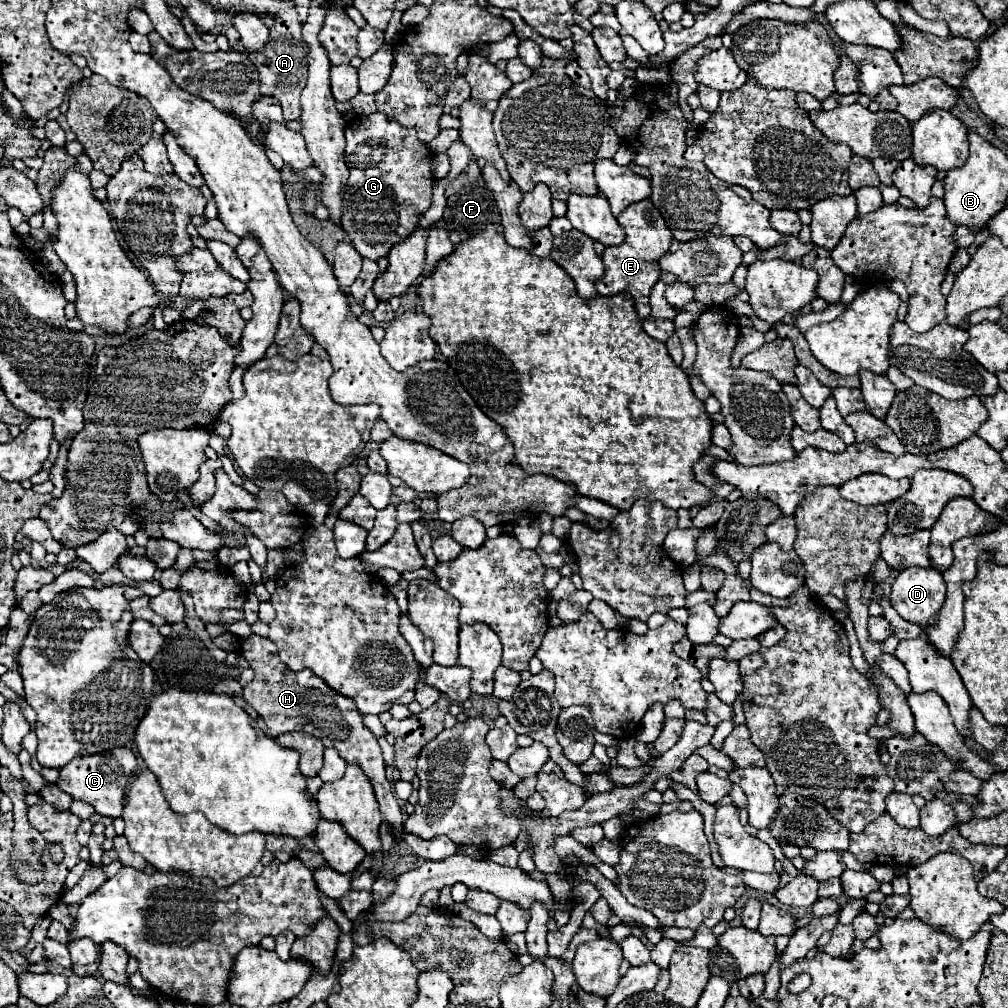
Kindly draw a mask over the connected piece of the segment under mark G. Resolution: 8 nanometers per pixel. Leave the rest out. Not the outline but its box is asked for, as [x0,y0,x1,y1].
[343,112,435,260]

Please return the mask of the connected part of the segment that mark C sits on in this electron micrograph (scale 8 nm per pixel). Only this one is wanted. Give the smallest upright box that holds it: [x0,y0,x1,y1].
[57,748,137,818]

